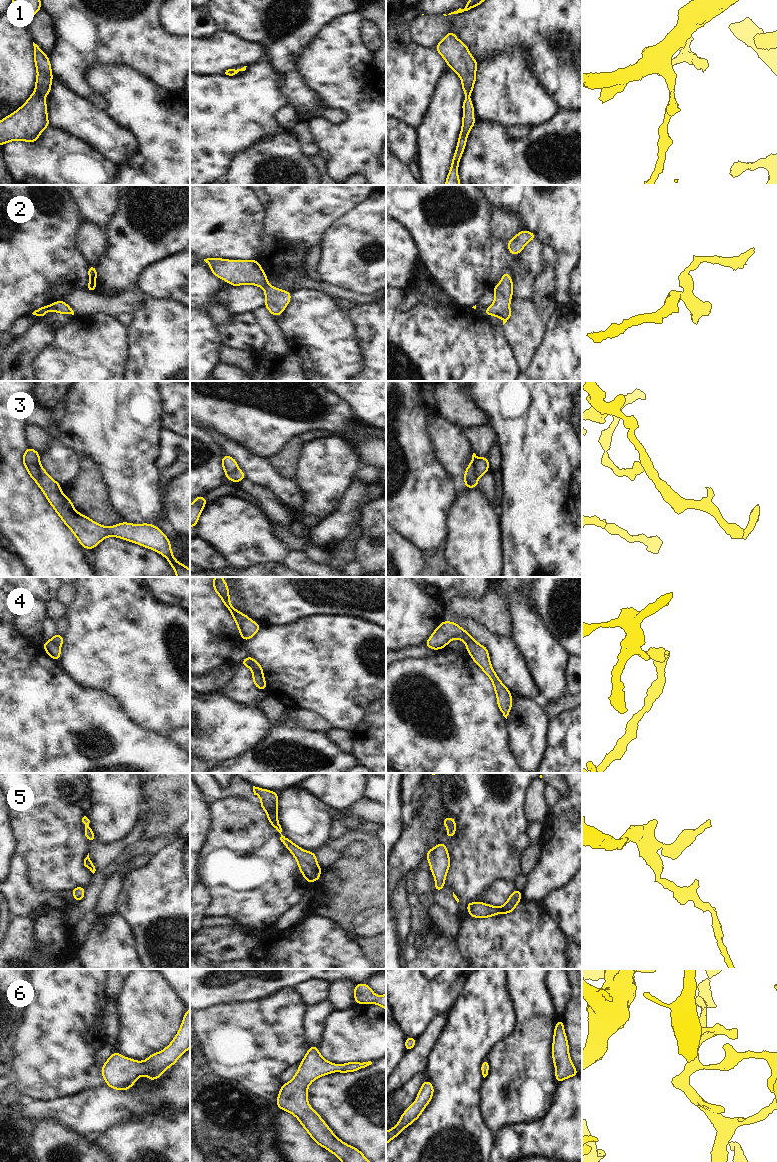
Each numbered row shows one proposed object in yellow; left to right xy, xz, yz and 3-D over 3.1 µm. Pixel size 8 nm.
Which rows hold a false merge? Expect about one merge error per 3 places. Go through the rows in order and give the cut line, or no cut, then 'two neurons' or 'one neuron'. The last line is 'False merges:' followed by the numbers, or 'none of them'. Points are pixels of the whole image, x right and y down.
1: no cut | one neuron
2: no cut | one neuron
3: yz (477, 458), (475, 477), (465, 479) | two neurons
4: xz (247, 658), (248, 665), (251, 668), (262, 672) | two neurons
5: no cut | one neuron
6: no cut | one neuron
False merges: 3, 4

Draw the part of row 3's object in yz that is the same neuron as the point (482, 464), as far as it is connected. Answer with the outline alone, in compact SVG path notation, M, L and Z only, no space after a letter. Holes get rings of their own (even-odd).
M480 457L477 458L477 461L475 463L475 472L476 472L476 478L475 479L465 479L465 489L468 489L470 487L477 488L478 487L478 478L483 476L486 472L489 471L489 460L488 457Z

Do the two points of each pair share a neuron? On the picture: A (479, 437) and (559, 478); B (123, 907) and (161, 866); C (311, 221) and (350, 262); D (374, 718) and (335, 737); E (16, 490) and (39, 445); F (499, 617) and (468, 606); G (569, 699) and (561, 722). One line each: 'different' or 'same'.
A: different
B: same
C: different
D: different
E: different
F: same
G: different

